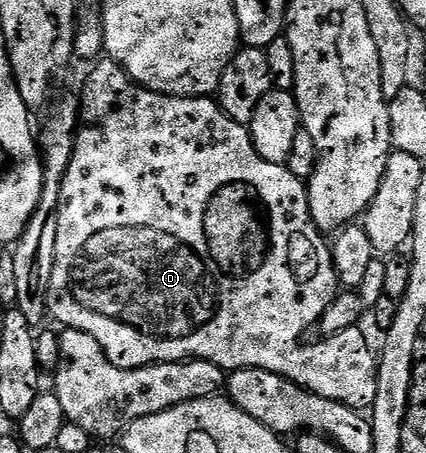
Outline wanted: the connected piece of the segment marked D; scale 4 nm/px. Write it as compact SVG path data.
M109 57L97 60L91 67L94 68L91 69L90 76L86 79L86 88L83 89L82 95L80 94L80 126L77 135L74 136L74 152L70 158L68 173L64 173L64 181L60 189L58 228L56 229L56 265L52 269L52 285L48 289L49 318L51 320L55 319L58 323L63 323L61 325L63 328L72 331L83 331L92 337L96 337L96 341L100 341L100 349L104 349L108 361L112 361L112 365L116 365L120 369L150 367L154 363L176 363L188 359L207 359L227 373L239 371L245 367L255 367L256 369L271 371L277 375L282 375L286 379L290 379L294 383L300 384L307 391L316 393L320 397L328 397L332 401L340 401L344 405L351 407L353 411L365 412L367 409L373 408L376 401L376 393L378 392L379 360L376 358L376 351L373 351L366 344L366 339L362 336L363 328L361 326L349 327L335 335L325 336L321 340L323 343L314 343L311 347L301 347L302 338L305 337L306 330L309 327L313 328L317 324L318 318L326 312L328 305L332 305L332 301L338 296L340 287L338 274L334 272L334 256L331 244L328 242L327 236L318 230L318 227L314 224L313 217L310 216L310 196L307 184L301 178L294 176L286 165L264 161L264 157L260 157L260 153L256 153L256 149L252 145L249 126L232 121L232 117L228 117L223 113L222 108L218 106L213 98L156 93L152 89L142 87L119 63L114 62Z

